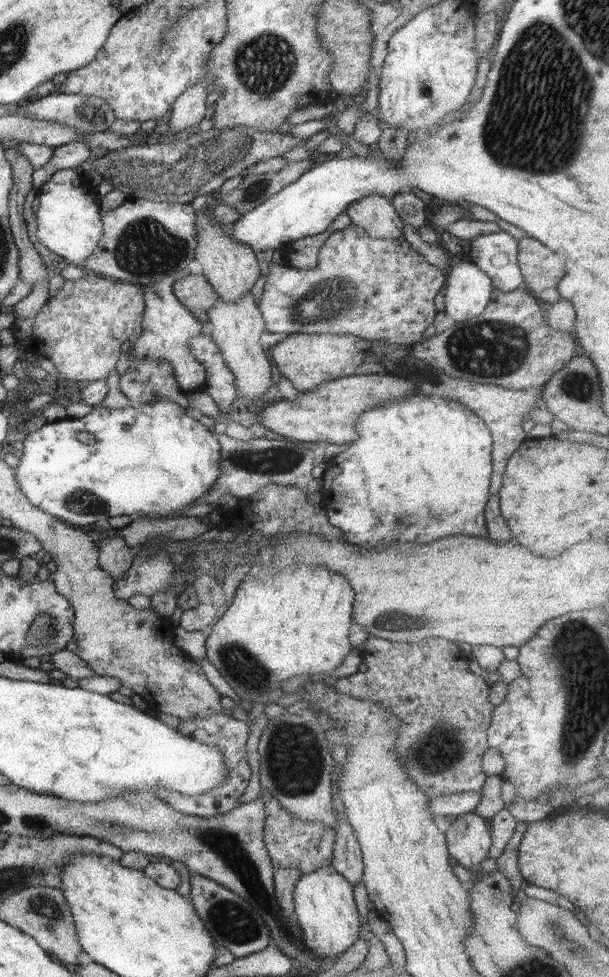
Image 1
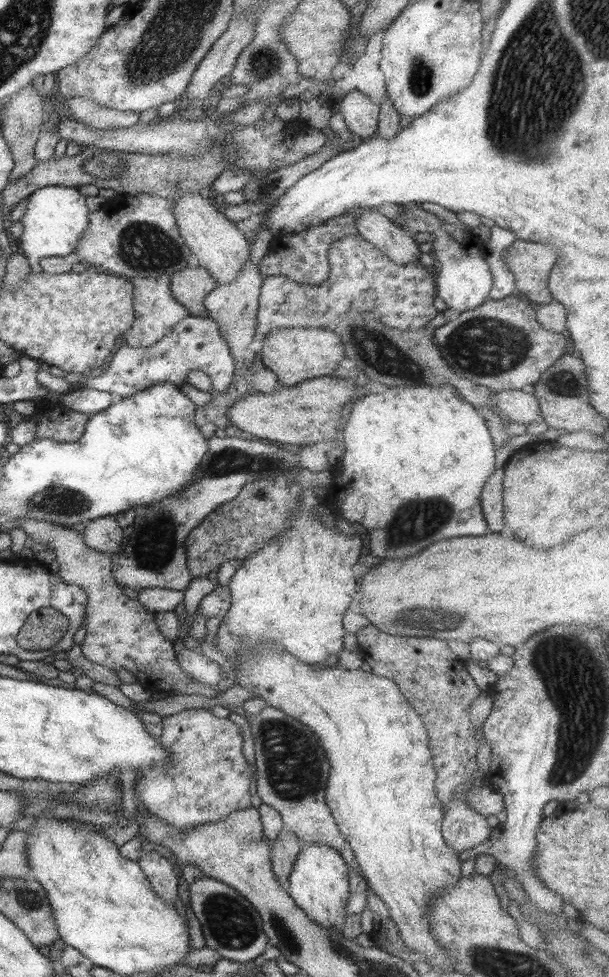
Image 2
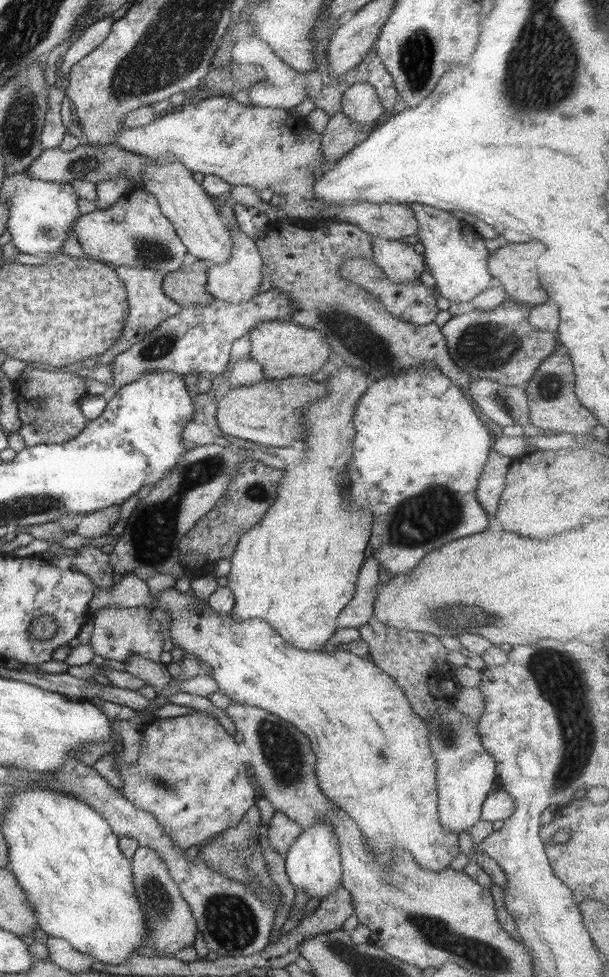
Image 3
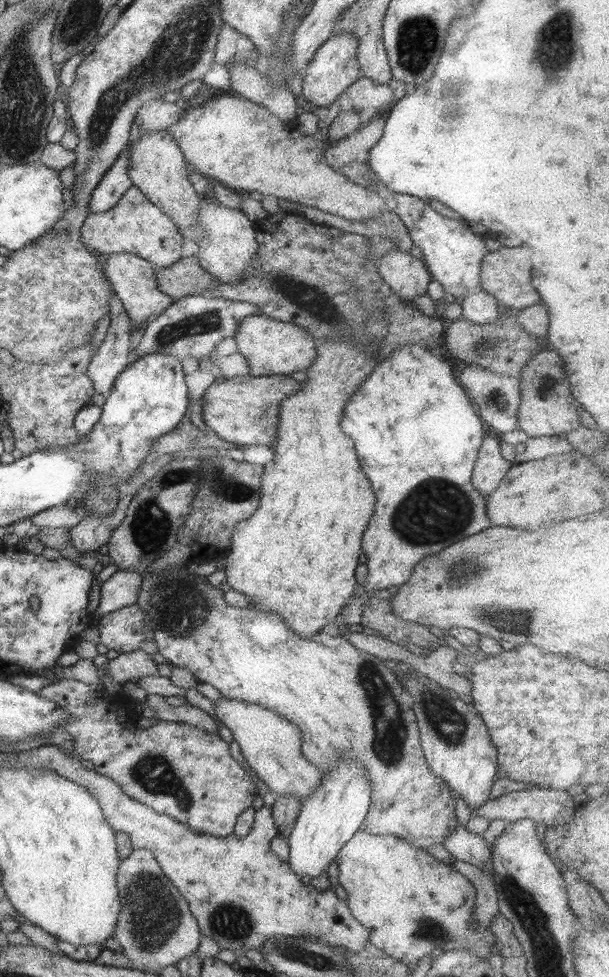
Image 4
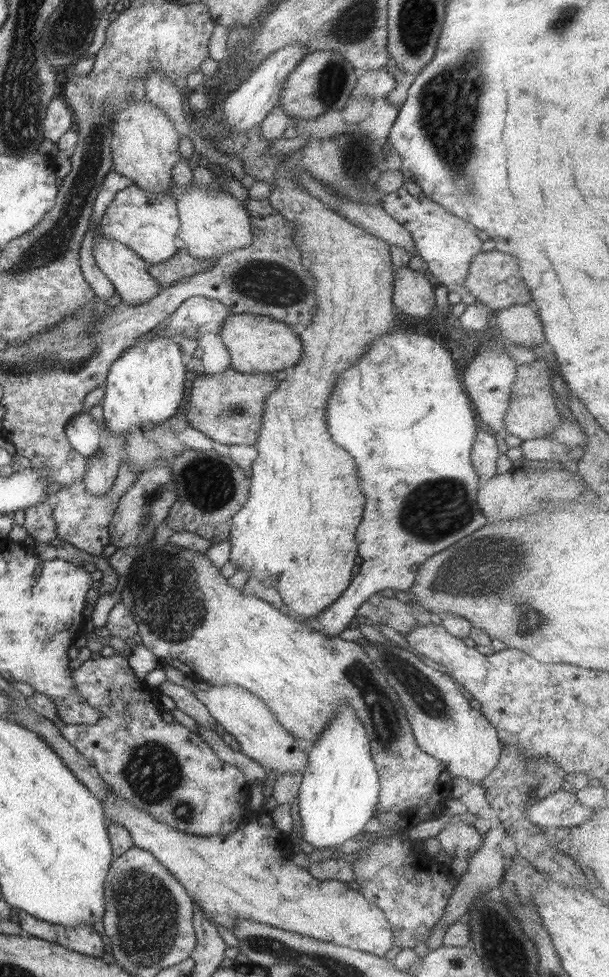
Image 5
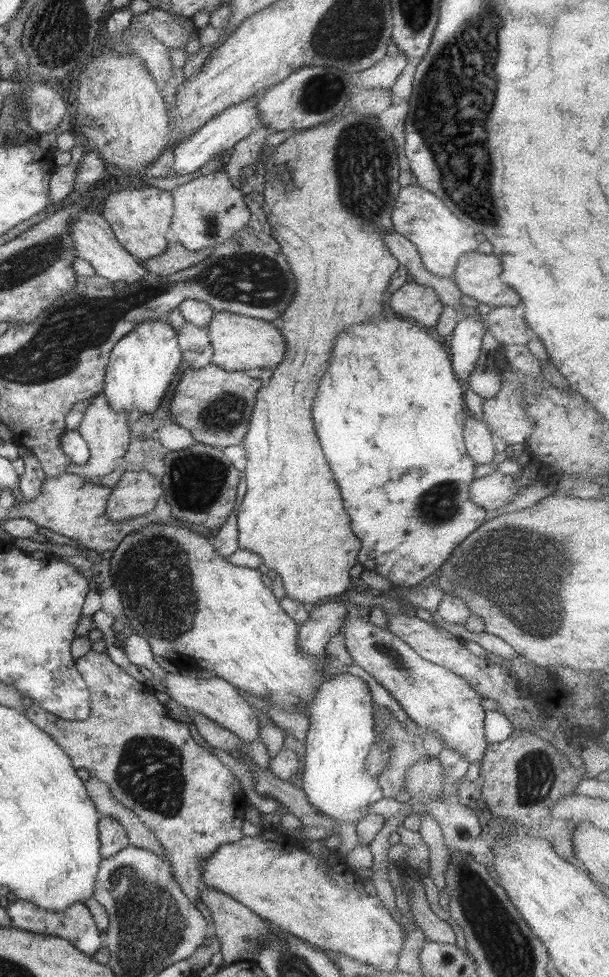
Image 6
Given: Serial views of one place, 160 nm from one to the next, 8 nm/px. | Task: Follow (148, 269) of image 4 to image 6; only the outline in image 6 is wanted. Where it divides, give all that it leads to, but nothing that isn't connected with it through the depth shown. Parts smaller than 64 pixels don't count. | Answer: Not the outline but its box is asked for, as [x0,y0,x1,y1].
[69,209,146,285]

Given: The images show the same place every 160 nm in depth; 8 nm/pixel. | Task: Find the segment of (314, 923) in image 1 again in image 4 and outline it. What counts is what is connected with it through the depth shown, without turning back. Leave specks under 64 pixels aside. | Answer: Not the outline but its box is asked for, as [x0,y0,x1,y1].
[285,758,369,881]

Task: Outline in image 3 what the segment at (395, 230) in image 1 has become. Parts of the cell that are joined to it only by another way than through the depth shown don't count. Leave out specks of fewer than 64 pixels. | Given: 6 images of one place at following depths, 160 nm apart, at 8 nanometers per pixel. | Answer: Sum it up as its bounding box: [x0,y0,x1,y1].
[370,236,425,283]

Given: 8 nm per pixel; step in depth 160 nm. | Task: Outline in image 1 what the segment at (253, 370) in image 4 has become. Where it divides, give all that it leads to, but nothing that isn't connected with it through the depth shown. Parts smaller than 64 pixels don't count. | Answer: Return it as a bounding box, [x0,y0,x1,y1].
[271,334,368,392]

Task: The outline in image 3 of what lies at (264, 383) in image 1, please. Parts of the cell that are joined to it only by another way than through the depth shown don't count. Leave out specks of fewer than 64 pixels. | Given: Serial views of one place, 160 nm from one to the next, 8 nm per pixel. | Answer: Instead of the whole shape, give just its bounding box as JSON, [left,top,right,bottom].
[206,225,263,304]

